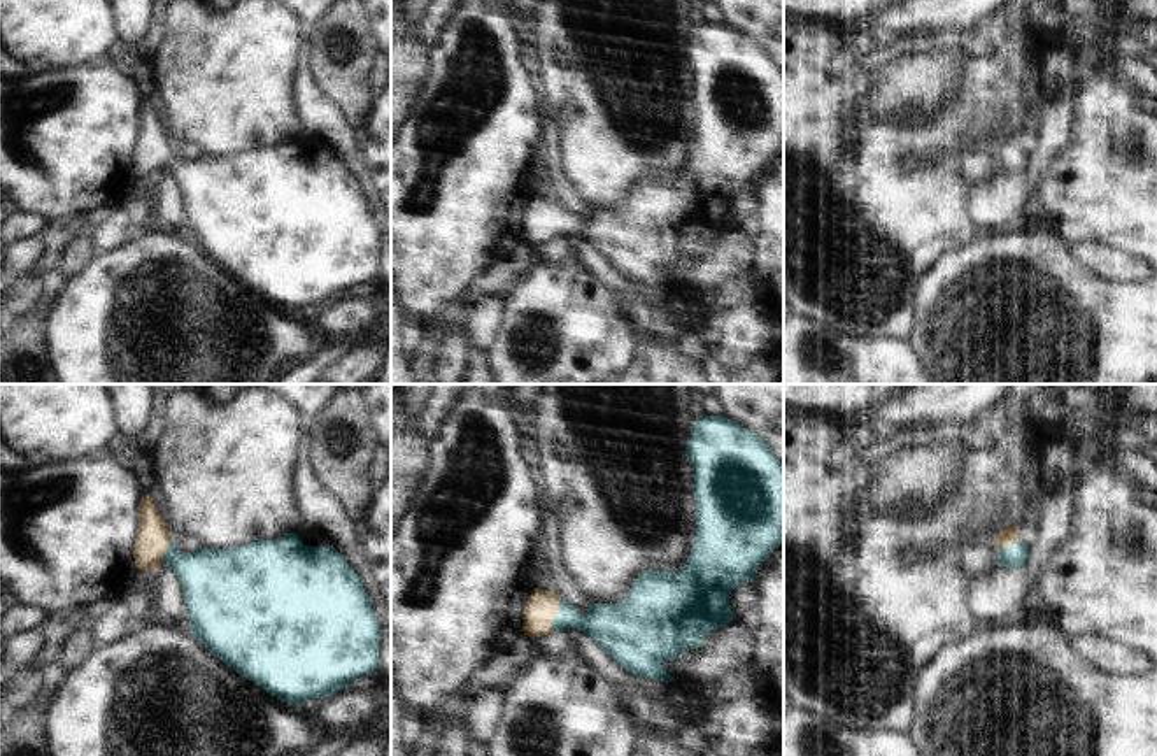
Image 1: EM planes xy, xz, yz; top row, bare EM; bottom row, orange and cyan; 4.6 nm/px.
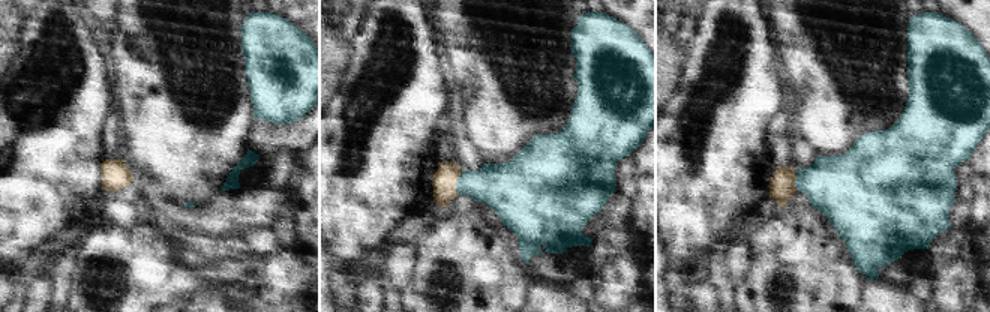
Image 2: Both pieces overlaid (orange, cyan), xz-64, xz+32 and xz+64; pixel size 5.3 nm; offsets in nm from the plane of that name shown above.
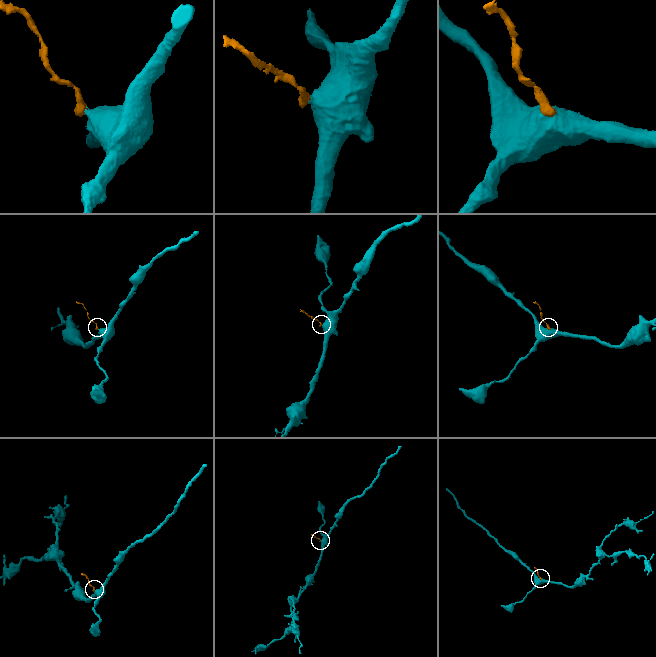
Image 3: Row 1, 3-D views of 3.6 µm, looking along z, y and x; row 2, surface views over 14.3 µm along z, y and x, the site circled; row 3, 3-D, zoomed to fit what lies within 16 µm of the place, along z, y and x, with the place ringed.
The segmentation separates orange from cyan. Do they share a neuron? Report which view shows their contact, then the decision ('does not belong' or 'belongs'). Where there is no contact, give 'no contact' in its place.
xz | belongs

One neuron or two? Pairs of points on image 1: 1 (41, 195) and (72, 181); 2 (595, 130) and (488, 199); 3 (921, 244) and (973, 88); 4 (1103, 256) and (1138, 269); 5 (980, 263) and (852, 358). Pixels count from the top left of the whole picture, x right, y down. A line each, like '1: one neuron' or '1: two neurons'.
1: one neuron
2: two neurons
3: one neuron
4: one neuron
5: two neurons

